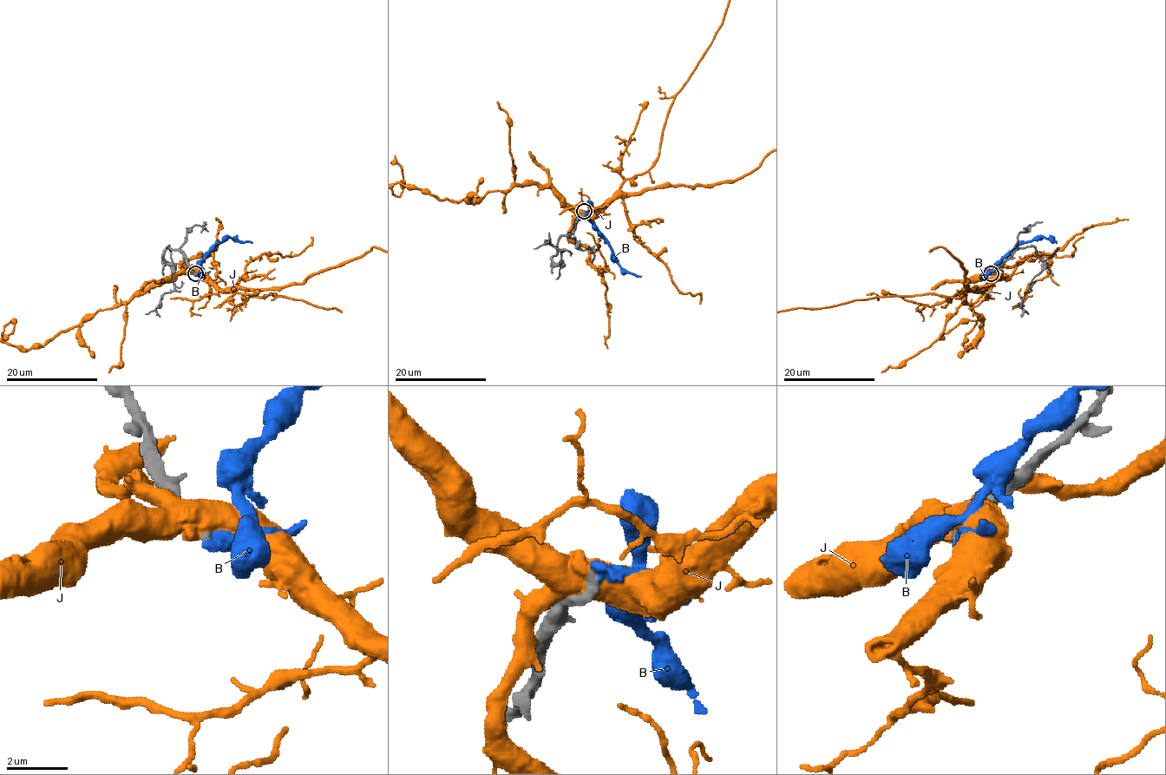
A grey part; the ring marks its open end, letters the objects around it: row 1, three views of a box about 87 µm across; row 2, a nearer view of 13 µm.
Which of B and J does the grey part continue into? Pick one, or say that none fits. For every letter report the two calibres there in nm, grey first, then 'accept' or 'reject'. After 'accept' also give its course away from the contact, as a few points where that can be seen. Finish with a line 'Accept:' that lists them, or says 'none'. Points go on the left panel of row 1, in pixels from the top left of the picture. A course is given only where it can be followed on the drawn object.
B: 340/440 nm | reject
J: 440/850 nm | reject
Accept: none

